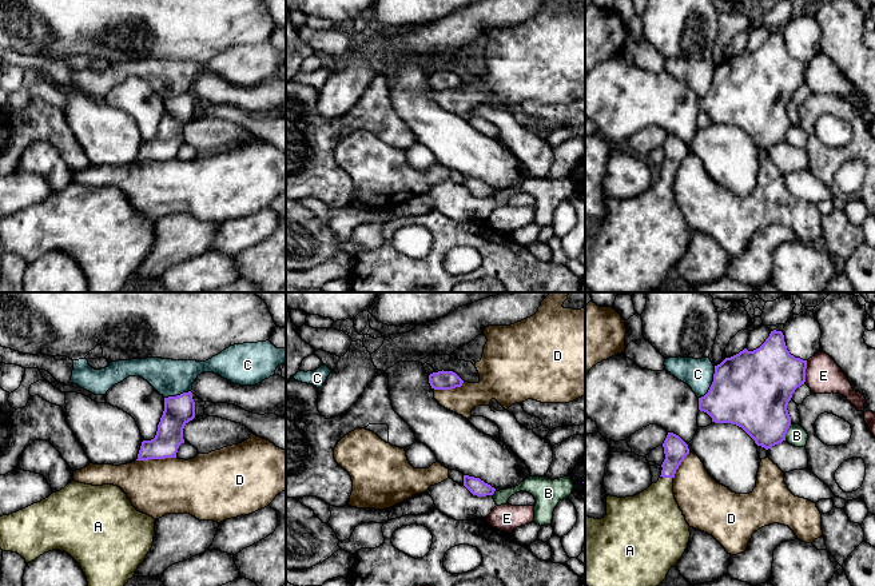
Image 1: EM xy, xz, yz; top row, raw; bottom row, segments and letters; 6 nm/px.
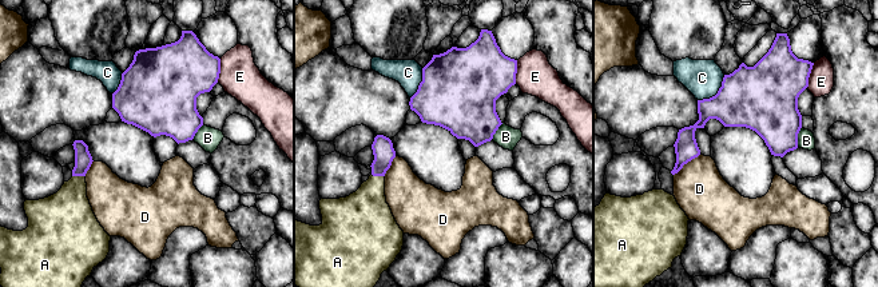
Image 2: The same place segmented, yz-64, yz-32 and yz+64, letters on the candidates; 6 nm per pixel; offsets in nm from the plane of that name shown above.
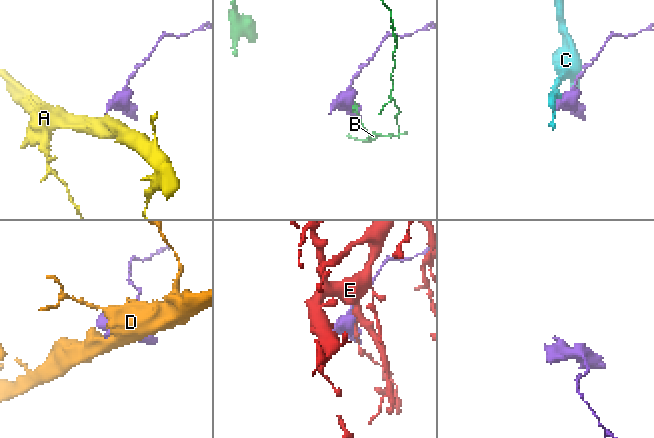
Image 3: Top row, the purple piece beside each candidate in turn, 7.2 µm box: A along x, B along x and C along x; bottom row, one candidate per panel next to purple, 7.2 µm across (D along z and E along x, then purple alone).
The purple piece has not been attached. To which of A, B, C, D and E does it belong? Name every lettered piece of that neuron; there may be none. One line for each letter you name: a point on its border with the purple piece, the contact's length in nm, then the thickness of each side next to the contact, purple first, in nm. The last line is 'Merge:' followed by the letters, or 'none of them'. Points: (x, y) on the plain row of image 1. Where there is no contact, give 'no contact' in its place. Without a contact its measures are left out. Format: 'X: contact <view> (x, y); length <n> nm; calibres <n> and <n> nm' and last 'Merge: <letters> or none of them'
A: contact yz (667, 178); length 80 nm; calibres 140 and 320 nm
Merge: A

